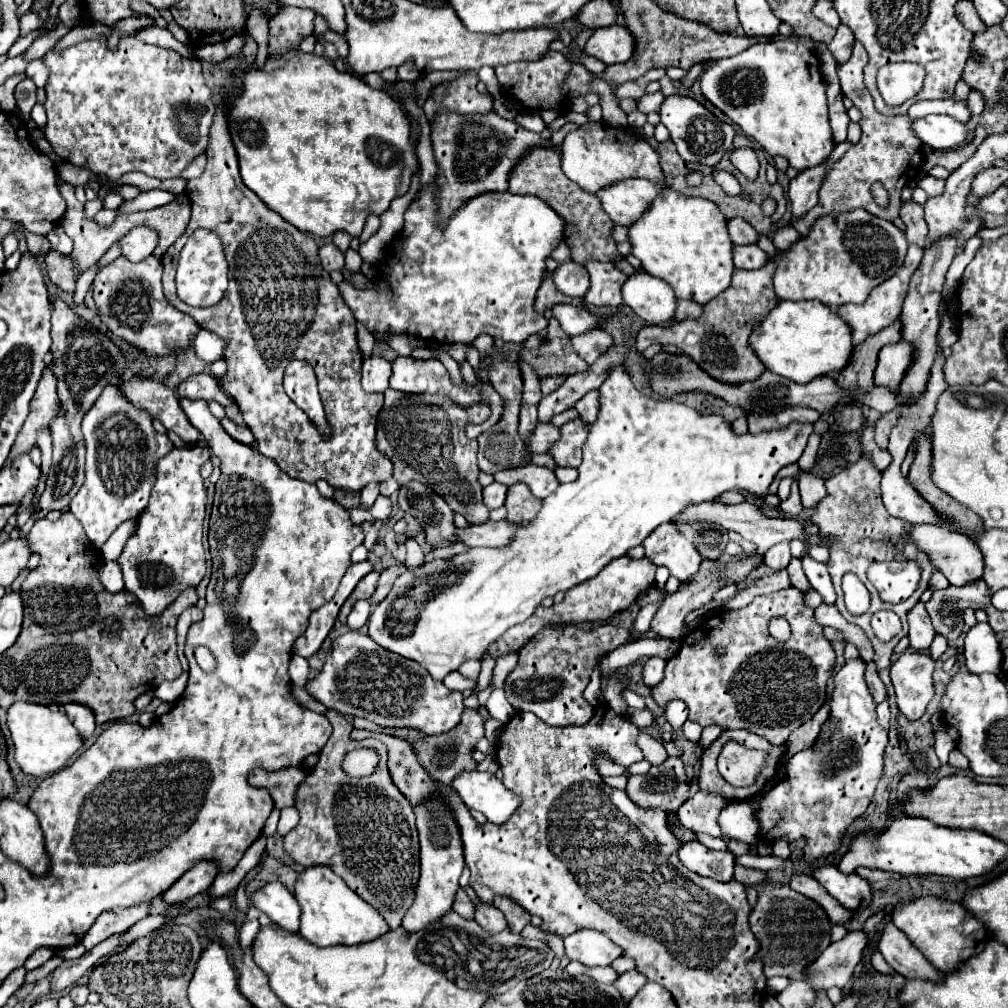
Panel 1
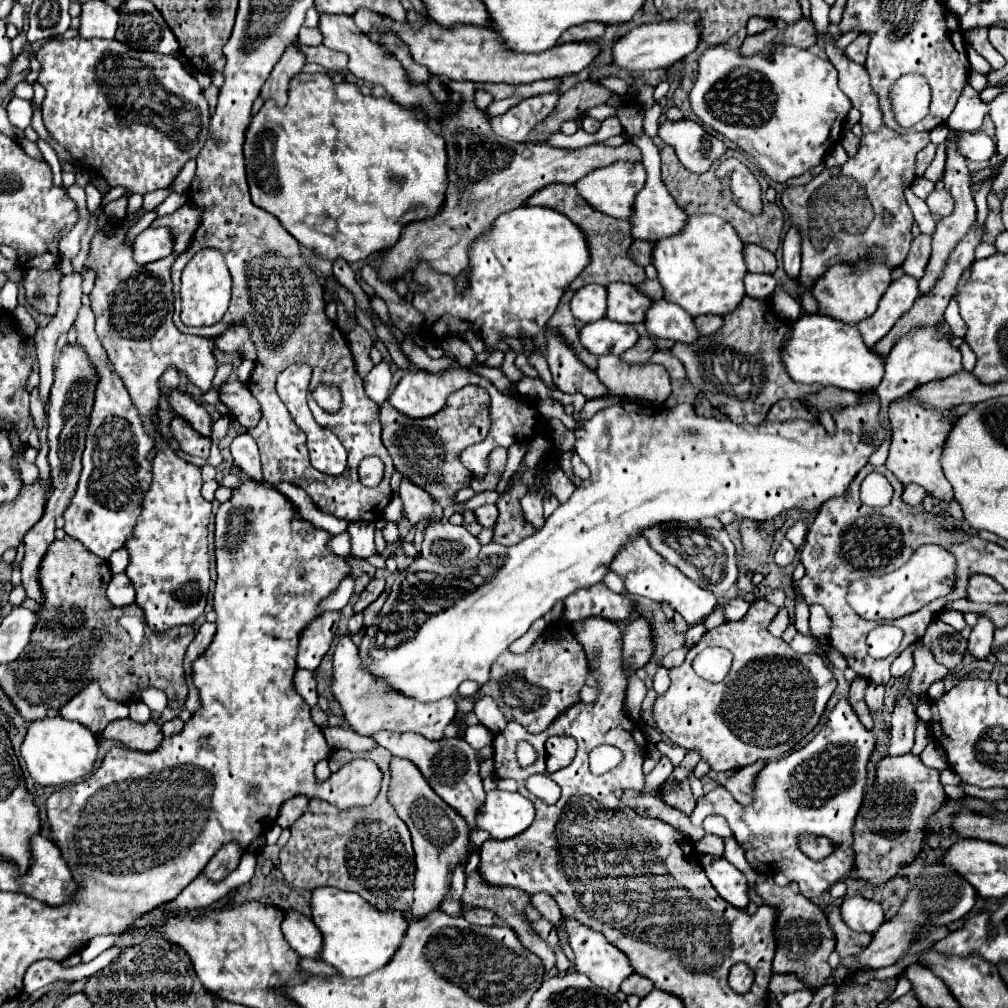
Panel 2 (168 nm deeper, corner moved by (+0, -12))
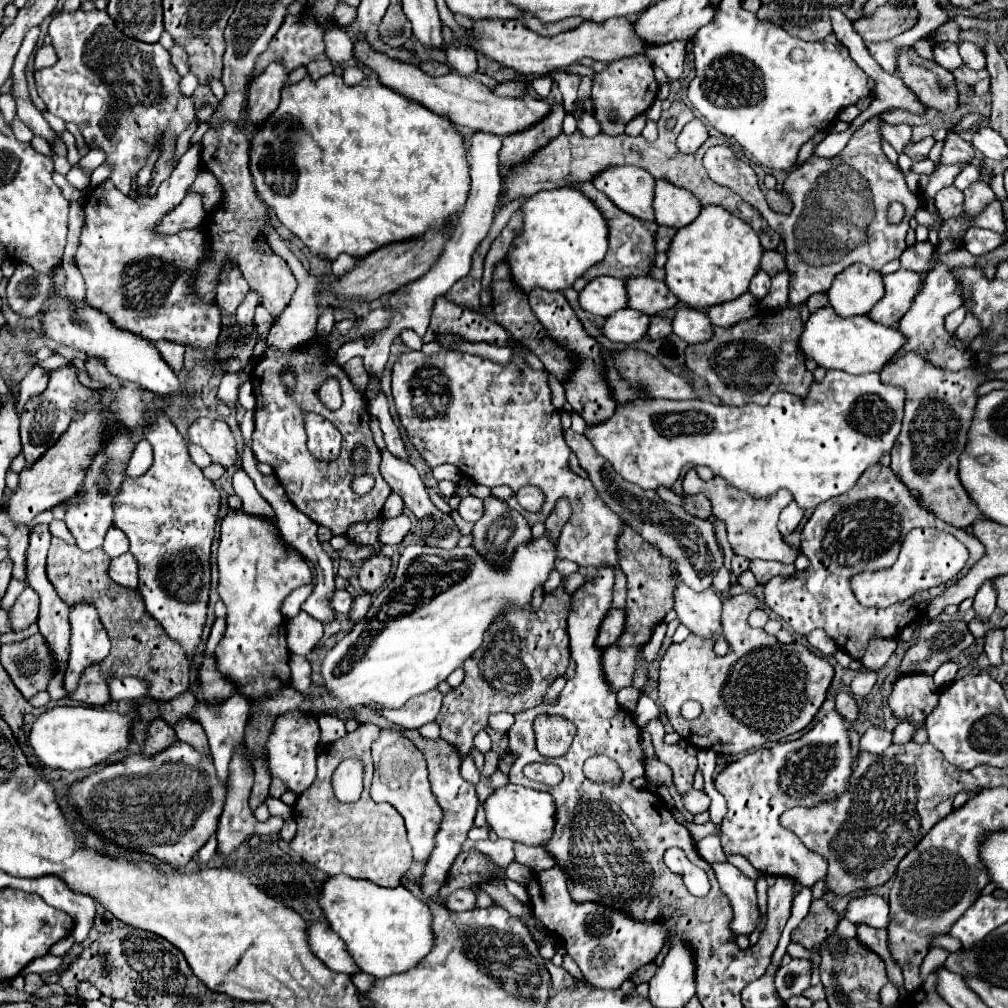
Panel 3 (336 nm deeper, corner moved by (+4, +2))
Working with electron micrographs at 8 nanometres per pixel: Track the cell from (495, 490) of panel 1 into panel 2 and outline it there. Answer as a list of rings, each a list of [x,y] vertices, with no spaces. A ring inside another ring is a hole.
[[[484,504],[484,506],[476,508],[474,514],[476,514],[478,522],[484,528],[492,528],[496,524],[496,520],[498,520],[498,508],[496,508],[496,504]]]

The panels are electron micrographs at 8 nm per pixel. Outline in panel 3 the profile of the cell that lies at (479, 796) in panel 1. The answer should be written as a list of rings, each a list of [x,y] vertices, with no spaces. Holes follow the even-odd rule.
[[[508,784],[496,790],[484,804],[486,822],[498,834],[498,838],[508,838],[526,846],[546,846],[556,828],[556,804],[550,792],[540,792],[516,784]]]

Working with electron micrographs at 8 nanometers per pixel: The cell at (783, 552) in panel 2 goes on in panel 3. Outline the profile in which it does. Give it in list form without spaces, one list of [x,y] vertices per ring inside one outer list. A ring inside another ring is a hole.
[[[790,502],[790,504],[782,510],[780,522],[778,522],[778,530],[780,530],[782,536],[788,536],[788,534],[792,534],[792,532],[796,530],[796,526],[798,526],[800,520],[802,520],[802,514],[800,514],[800,512],[804,512],[804,510],[798,508],[796,502]]]

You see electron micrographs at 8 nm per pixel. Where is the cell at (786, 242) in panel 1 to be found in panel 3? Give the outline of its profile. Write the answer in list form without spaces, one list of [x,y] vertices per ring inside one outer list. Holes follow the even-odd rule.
[[[814,294],[814,296],[810,296],[810,298],[808,298],[806,306],[810,308],[810,314],[814,314],[816,310],[820,310],[820,308],[828,306],[828,296],[826,296],[826,294]]]

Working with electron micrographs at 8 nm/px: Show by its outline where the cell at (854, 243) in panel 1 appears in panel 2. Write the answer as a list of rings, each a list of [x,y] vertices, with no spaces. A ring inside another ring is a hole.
[[[874,248],[868,258],[862,258],[854,264],[846,262],[836,262],[832,264],[812,286],[812,296],[818,302],[818,314],[830,316],[834,320],[846,322],[846,324],[856,324],[864,318],[868,318],[876,306],[886,288],[890,286],[892,278],[892,268],[884,260],[884,252],[880,248]]]

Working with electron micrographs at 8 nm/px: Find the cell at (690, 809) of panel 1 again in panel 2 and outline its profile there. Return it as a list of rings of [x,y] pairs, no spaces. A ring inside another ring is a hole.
[[[840,698],[824,728],[802,750],[770,760],[766,768],[760,770],[754,782],[754,802],[750,806],[740,806],[724,786],[716,786],[696,802],[690,820],[694,826],[702,826],[706,816],[724,816],[734,838],[744,844],[752,870],[768,876],[782,870],[790,882],[798,882],[800,894],[812,900],[844,878],[854,864],[852,828],[864,800],[866,766],[874,748],[876,736],[872,730],[864,728],[848,698]],[[802,834],[828,838],[834,852],[824,860],[810,860],[800,850]]]

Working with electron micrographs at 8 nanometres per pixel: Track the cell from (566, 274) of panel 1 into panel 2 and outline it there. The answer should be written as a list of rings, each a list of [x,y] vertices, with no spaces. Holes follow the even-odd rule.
[[[588,284],[580,290],[576,290],[570,300],[570,308],[572,308],[574,318],[584,324],[604,318],[604,306],[606,306],[604,286],[596,286],[596,284]]]

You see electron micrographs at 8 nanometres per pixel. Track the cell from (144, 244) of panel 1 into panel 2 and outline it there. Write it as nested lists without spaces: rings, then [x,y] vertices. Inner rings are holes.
[[[146,228],[134,240],[134,262],[144,266],[172,254],[172,234],[164,228]]]

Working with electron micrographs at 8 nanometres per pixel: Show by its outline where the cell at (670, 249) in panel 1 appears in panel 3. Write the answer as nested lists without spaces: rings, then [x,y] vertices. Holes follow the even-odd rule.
[[[704,206],[700,216],[680,228],[672,240],[666,262],[666,286],[690,308],[710,308],[748,292],[750,280],[760,272],[762,246],[758,234],[720,206]]]

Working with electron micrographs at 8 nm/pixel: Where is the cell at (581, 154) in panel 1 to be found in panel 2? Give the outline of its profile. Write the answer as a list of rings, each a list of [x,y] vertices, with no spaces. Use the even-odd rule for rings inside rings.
[[[618,160],[618,162],[610,164],[610,166],[602,166],[602,168],[596,168],[596,170],[588,172],[574,186],[580,192],[580,196],[594,210],[598,210],[598,212],[602,212],[606,216],[612,216],[612,218],[628,220],[630,218],[630,206],[634,202],[636,192],[642,190],[644,180],[646,180],[646,172],[644,172],[642,162],[622,162],[622,160]]]

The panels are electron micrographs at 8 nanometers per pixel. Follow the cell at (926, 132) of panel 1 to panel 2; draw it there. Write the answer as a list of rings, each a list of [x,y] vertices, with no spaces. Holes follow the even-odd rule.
[[[958,132],[956,136],[950,136],[946,138],[944,146],[948,144],[956,144],[958,152],[968,158],[968,160],[988,160],[994,152],[996,152],[996,144],[992,142],[990,136],[986,136],[984,132],[976,132],[976,134],[970,134],[970,132]]]

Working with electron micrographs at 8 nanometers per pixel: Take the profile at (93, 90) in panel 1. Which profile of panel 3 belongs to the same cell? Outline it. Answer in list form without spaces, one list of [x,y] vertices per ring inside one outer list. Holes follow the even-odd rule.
[[[60,10],[52,18],[48,34],[58,54],[58,64],[34,72],[38,94],[46,102],[50,114],[62,118],[64,122],[78,124],[86,144],[90,148],[102,148],[106,152],[106,162],[114,166],[110,180],[122,194],[128,196],[134,176],[146,164],[150,152],[154,150],[154,134],[172,132],[178,136],[188,128],[192,120],[196,120],[196,108],[192,104],[192,98],[180,94],[180,76],[170,62],[168,50],[164,50],[158,42],[140,44],[138,40],[128,38],[126,34],[116,30],[116,24],[106,10]]]

